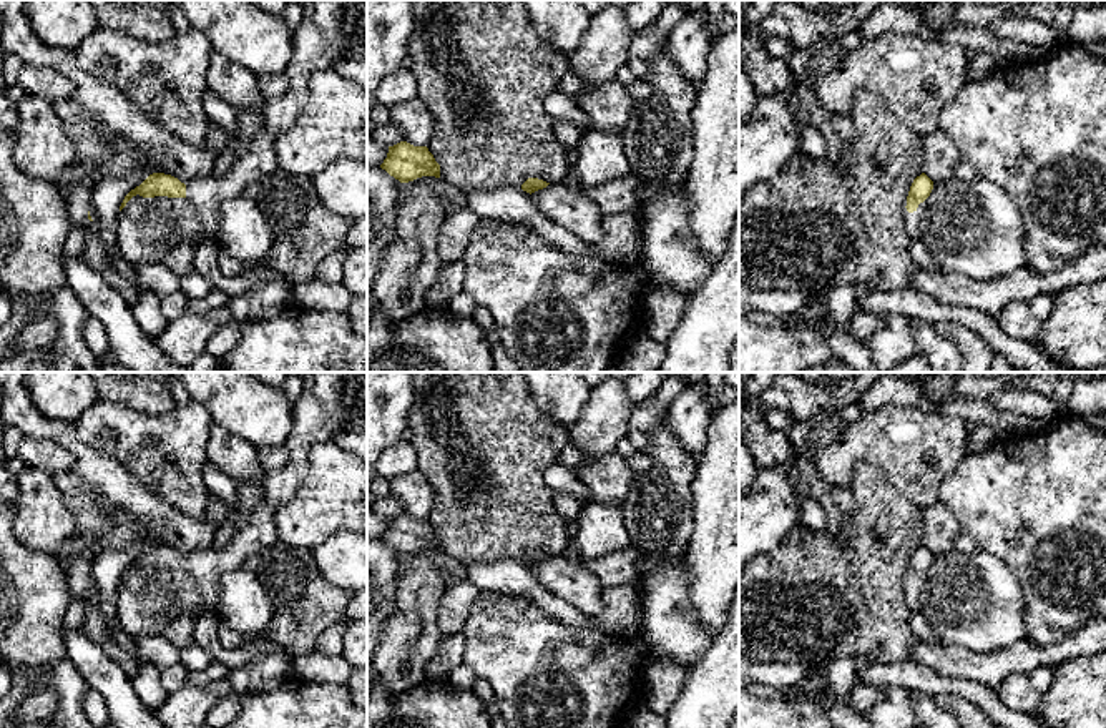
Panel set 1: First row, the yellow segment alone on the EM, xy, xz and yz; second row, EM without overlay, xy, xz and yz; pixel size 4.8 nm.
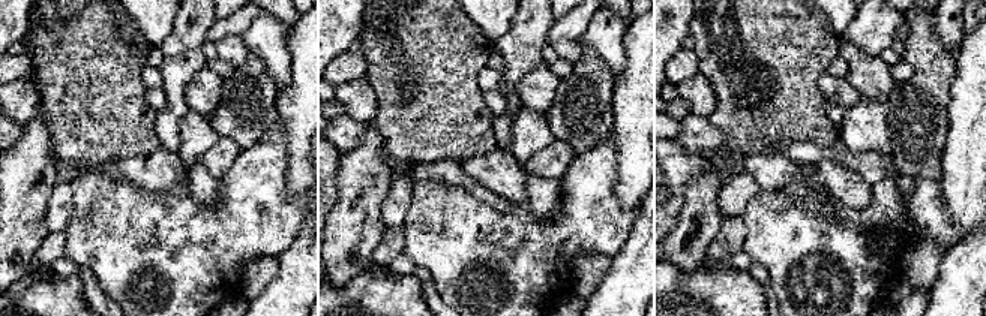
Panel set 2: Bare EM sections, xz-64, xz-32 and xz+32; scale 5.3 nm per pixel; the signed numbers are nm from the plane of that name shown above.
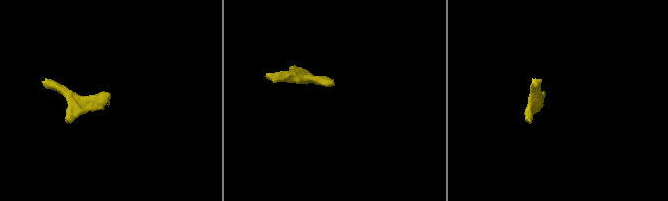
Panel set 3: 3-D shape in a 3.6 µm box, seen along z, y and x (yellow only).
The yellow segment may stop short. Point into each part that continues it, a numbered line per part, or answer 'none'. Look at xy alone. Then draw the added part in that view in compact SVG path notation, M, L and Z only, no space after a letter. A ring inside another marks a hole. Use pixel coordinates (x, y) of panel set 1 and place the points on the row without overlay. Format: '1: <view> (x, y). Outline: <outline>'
1: xy (331, 401). Outline: M316 372L304 379L304 389L292 407L291 435L286 447L289 462L264 472L262 497L252 509L247 524L231 542L186 553L186 570L196 582L203 602L213 612L219 602L221 577L241 568L251 555L259 555L277 542L276 509L287 502L309 474L309 452L317 442L332 440L337 430L367 427L367 372Z

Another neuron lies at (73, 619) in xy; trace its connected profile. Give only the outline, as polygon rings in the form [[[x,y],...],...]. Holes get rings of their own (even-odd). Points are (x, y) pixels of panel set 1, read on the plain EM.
[[[88,592],[75,593],[63,617],[65,628],[78,630],[83,625],[86,615],[86,598],[88,598]]]

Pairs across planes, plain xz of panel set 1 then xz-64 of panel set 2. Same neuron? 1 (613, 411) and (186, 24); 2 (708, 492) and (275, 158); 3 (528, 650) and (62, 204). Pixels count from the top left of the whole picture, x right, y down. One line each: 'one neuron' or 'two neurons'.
1: one neuron
2: two neurons
3: two neurons

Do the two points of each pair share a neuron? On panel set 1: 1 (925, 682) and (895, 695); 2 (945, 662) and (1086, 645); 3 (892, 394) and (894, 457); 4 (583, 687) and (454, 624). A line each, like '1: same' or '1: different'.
1: different
2: same
3: different
4: different

